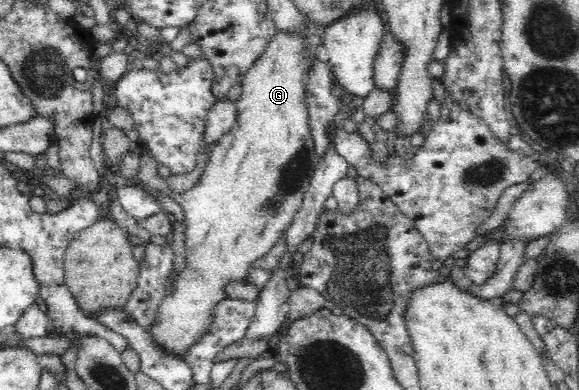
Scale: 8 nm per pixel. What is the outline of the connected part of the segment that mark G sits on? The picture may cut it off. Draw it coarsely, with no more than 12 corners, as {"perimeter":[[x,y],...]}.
{"perimeter":[[305,17],[243,76],[237,120],[171,198],[185,268],[149,330],[185,360],[318,164]]}

